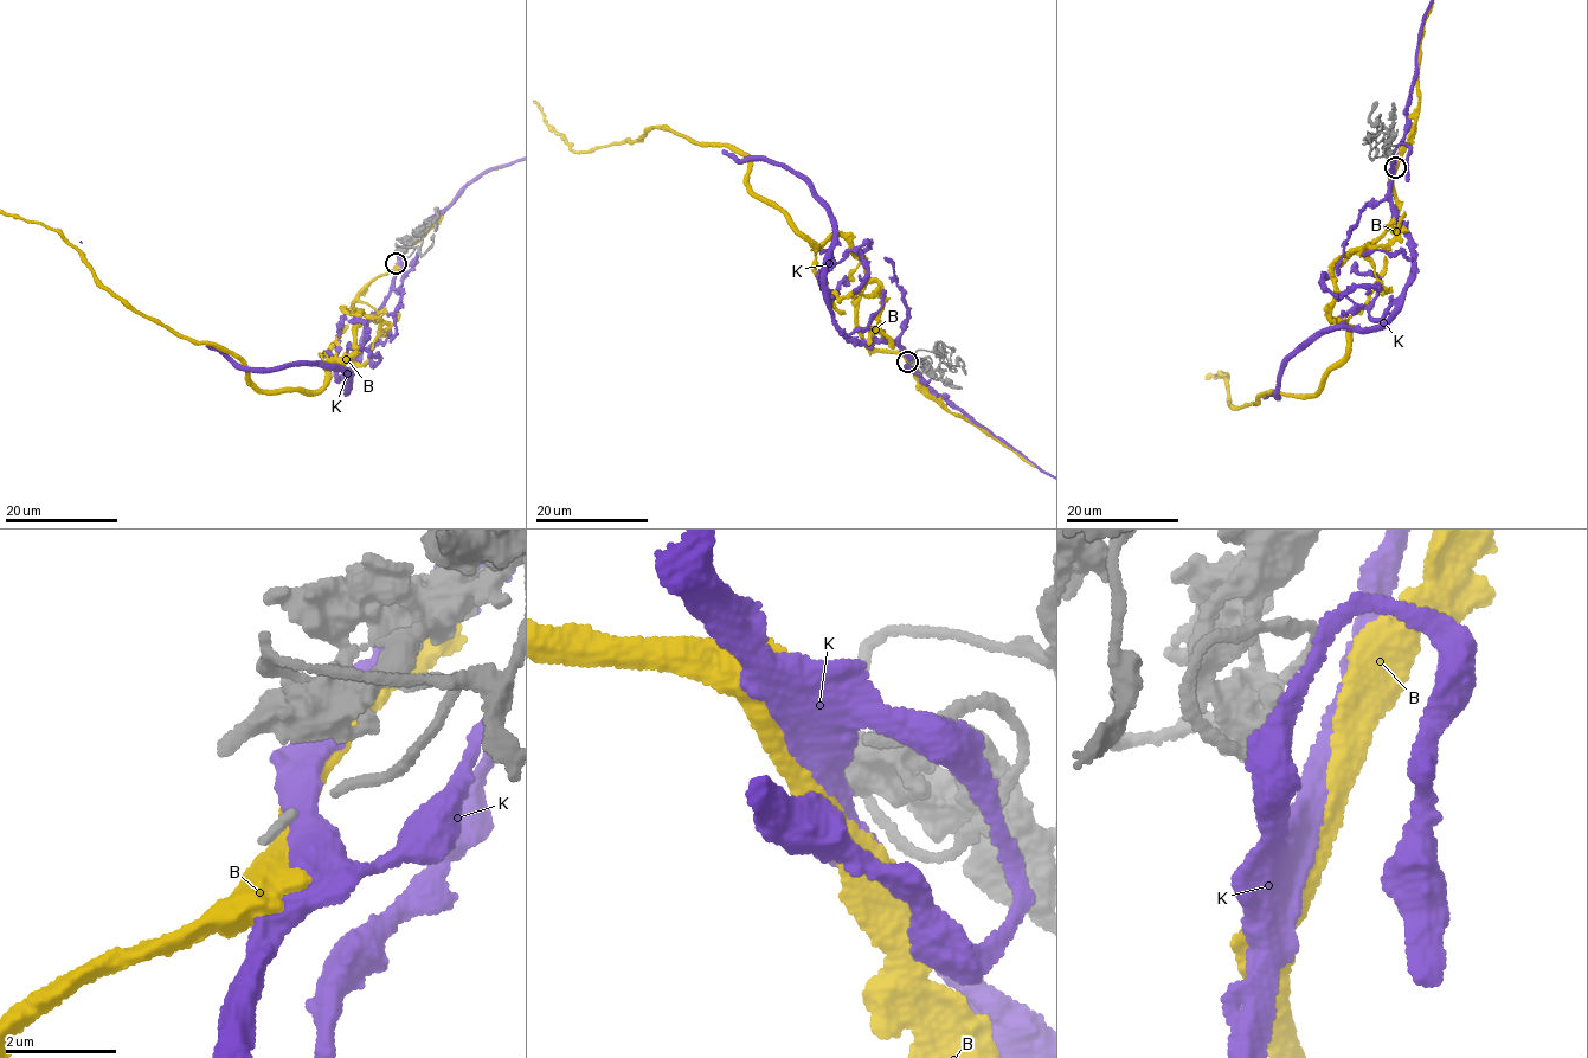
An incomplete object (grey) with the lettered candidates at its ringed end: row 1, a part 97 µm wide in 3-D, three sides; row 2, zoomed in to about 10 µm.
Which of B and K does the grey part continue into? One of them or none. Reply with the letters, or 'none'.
none

